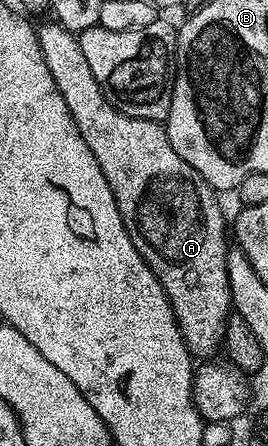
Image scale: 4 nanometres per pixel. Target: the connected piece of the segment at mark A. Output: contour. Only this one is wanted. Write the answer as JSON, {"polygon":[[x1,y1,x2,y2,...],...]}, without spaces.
{"polygon":[[56,20,40,25,38,31,41,56,45,56,45,64,57,84,57,92,65,96,69,116,73,116,85,144,89,144,89,152,97,156,97,164,101,164,101,172,105,172,105,180,109,180,109,188,113,188,113,200,117,200,125,232,129,232,133,248,141,252,145,264,153,276,157,276,161,288,166,292,188,350,195,356,214,355,211,353,224,345,227,319,232,313,227,275,229,222,223,219,223,210,215,199,218,198,216,191,192,166,185,164,177,152,173,152,173,144,169,144,164,123,129,116,108,100,93,72,89,72,89,64,74,33]]}

